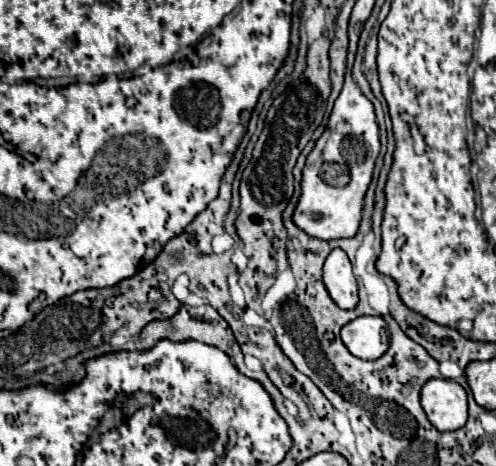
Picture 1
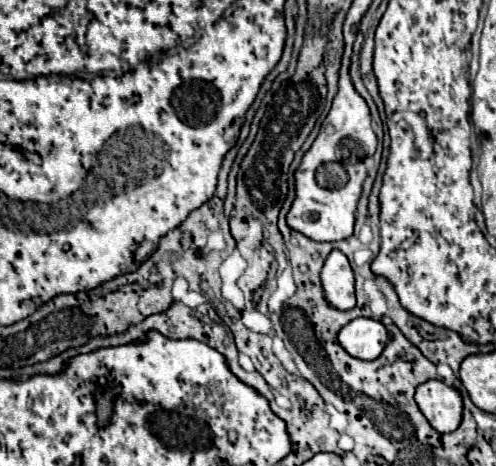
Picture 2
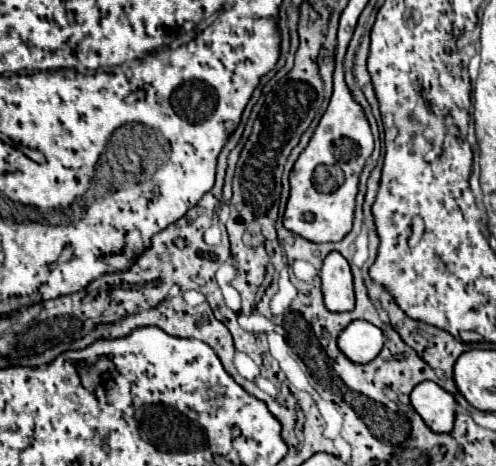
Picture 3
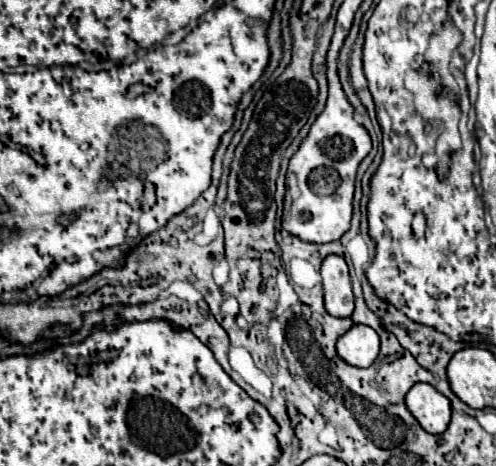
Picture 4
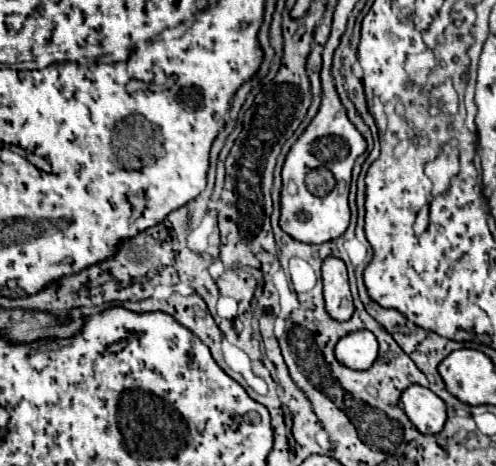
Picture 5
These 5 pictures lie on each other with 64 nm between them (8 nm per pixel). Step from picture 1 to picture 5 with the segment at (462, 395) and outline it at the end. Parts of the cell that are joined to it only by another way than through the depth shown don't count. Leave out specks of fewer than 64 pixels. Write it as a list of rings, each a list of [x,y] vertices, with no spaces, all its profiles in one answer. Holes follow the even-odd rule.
[[[408,386],[402,396],[402,410],[420,434],[438,434],[446,422],[446,404],[428,388]]]

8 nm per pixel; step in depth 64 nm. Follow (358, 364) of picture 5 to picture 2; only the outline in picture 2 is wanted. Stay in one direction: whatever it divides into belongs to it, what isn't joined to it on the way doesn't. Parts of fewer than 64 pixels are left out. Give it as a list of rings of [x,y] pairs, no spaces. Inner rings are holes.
[[[356,318],[338,332],[338,342],[354,358],[376,360],[388,342],[388,332],[378,320]]]

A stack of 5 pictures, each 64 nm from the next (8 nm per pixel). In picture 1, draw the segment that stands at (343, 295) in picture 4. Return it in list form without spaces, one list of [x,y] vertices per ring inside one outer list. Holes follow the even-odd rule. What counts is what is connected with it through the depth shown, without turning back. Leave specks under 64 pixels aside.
[[[336,248],[328,254],[324,262],[324,286],[330,298],[344,310],[356,308],[358,304],[358,284],[352,272],[352,264],[344,250]]]

